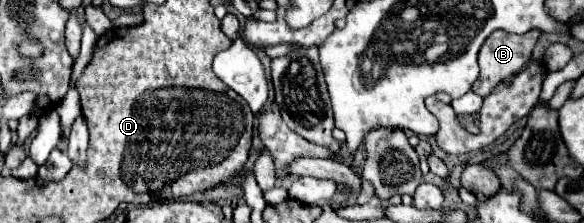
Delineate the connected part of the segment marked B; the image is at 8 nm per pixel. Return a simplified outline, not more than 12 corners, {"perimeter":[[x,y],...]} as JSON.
{"perimeter":[[541,29],[491,33],[471,89],[487,97],[531,61]]}

